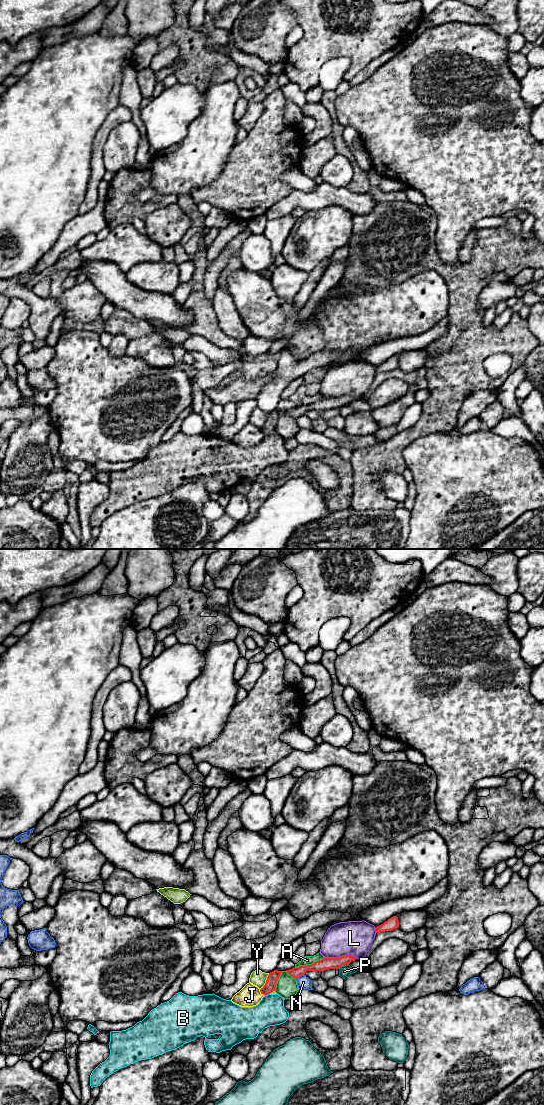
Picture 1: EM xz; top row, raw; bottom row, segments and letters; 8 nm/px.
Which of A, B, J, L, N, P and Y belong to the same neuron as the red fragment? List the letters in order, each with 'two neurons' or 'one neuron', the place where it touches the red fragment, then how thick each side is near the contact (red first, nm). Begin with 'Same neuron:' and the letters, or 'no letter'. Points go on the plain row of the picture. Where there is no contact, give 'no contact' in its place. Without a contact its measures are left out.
Same neuron: no letter
A: two neurons | xz (309, 405) | 100/80 nm
B: two neurons | xz (266, 434) | 90/240 nm
J: two neurons | xz (260, 431) | 90/170 nm
L: two neurons | xz (341, 397) | 100/280 nm
N: two neurons | xz (300, 415) | 100/110 nm
P: two neurons | xz (343, 405) | 100/90 nm
Y: two neurons | xz (266, 421) | 90/130 nm

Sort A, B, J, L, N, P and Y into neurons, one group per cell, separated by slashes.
A / B / J / L / N / P / Y

